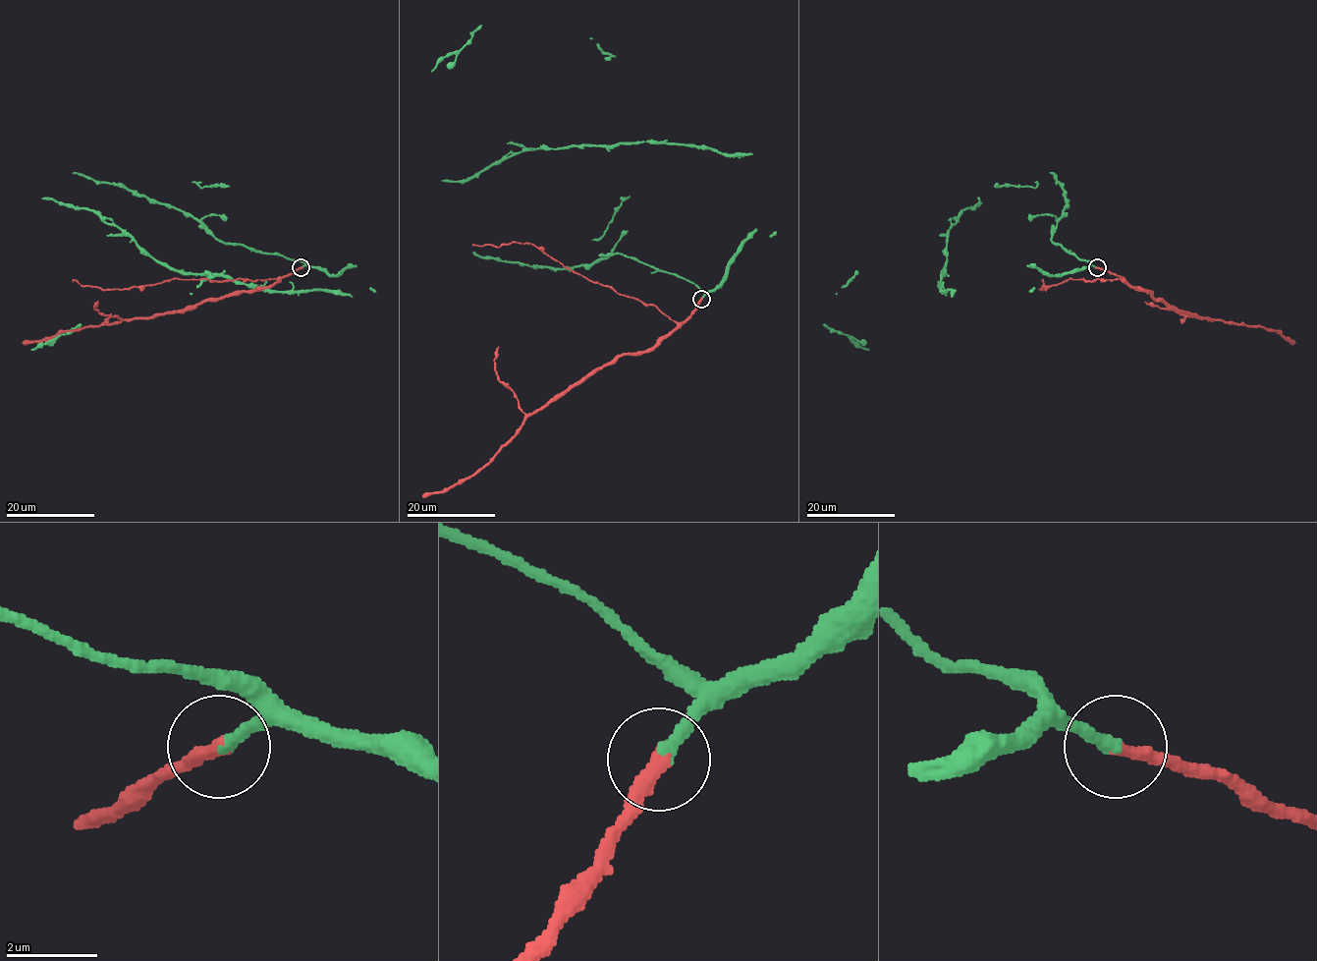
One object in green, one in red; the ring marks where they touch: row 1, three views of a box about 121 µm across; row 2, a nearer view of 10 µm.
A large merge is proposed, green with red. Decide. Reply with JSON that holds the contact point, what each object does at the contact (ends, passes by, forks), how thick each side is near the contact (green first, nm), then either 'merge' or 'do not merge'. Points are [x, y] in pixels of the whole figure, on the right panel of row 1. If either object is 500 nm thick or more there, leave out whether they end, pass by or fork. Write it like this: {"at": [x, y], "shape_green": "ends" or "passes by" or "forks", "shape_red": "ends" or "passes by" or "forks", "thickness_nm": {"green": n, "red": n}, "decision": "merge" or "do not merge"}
{"at": [1097, 267], "shape_green": "ends", "shape_red": "ends", "thickness_nm": {"green": 300, "red": 360}, "decision": "merge"}

